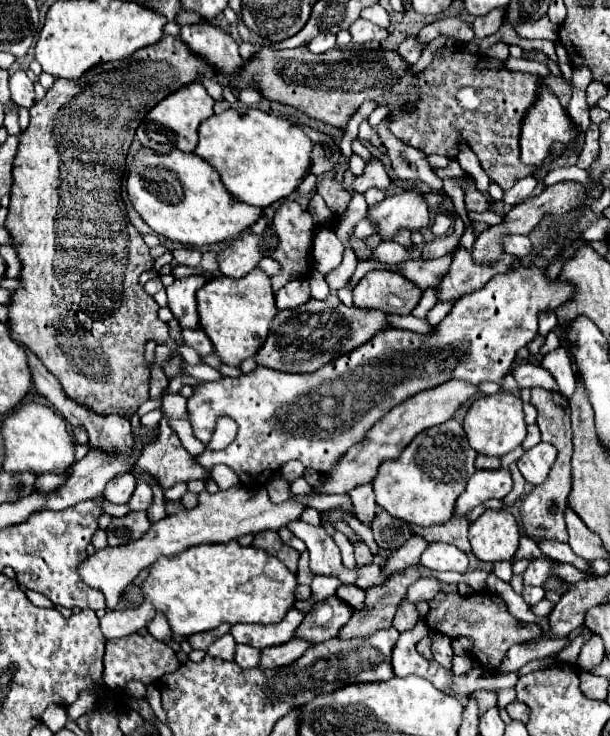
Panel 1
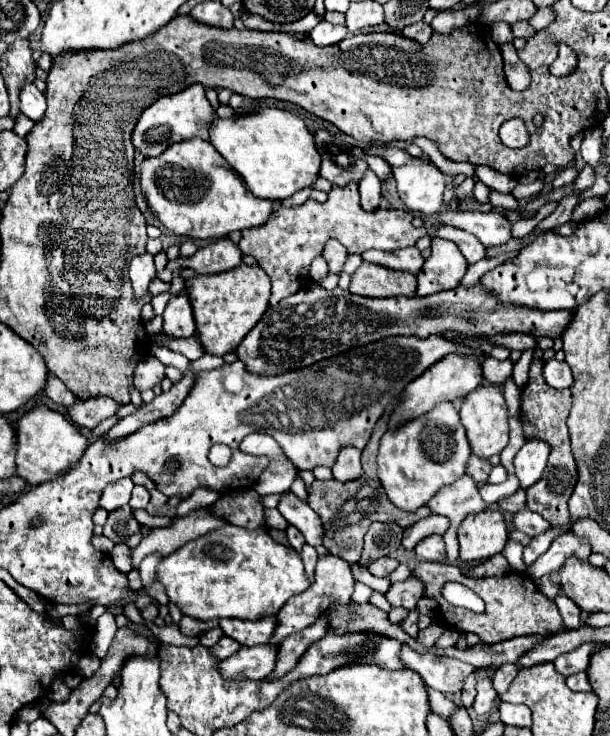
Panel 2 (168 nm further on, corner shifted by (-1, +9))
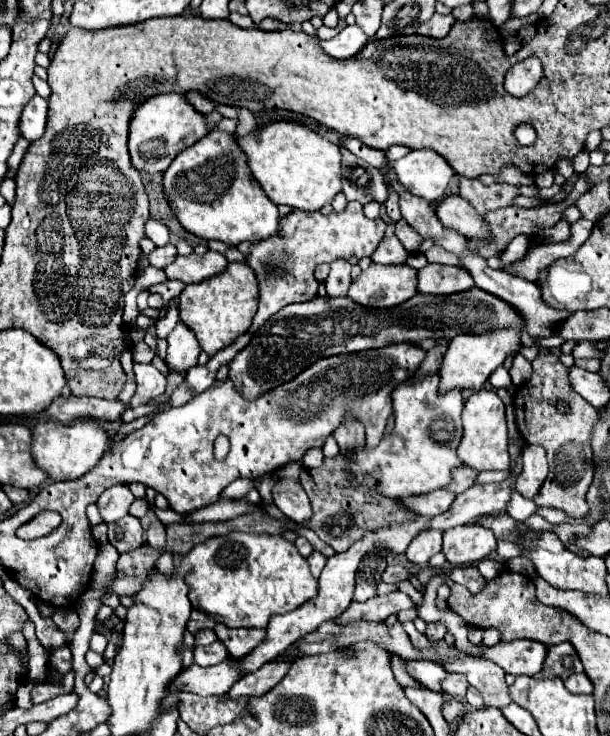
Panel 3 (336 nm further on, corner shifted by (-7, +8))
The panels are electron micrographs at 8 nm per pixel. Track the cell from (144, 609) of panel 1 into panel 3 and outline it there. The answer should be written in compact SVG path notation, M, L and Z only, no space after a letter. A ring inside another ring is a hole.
M154 521L150 523L148 531L146 531L146 541L156 547L156 549L162 549L164 547L164 541L166 541L166 533L164 533L164 525L160 521Z

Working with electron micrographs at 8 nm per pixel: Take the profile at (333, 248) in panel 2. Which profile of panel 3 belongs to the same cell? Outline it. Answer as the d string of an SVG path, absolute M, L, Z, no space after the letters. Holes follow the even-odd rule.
M338 259L330 267L332 267L332 271L330 271L328 279L326 279L326 291L328 291L328 295L330 297L346 297L348 287L352 283L352 277L350 277L352 265L346 263L344 259Z

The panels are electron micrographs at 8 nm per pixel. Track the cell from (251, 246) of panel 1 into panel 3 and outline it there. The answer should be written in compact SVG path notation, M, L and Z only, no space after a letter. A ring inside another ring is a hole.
M208 251L206 255L190 253L186 257L178 255L164 269L164 273L168 279L178 279L178 281L190 285L190 283L200 283L202 279L208 279L212 275L218 275L220 271L226 269L226 265L228 265L228 261L222 253L214 253L214 251Z

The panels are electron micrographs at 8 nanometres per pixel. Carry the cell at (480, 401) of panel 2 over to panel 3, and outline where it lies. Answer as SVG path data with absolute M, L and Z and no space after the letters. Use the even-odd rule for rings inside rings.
M480 389L468 397L462 409L464 421L464 435L458 445L458 457L462 463L474 471L502 471L510 465L508 455L508 431L506 431L506 417L504 417L504 403L496 395L496 391Z

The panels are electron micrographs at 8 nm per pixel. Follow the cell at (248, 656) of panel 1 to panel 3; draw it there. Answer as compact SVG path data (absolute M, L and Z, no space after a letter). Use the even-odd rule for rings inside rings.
M212 643L212 645L196 645L194 647L194 663L200 665L200 667L210 667L210 665L216 665L216 663L222 663L226 661L228 655L226 655L226 649L222 647L222 643Z

